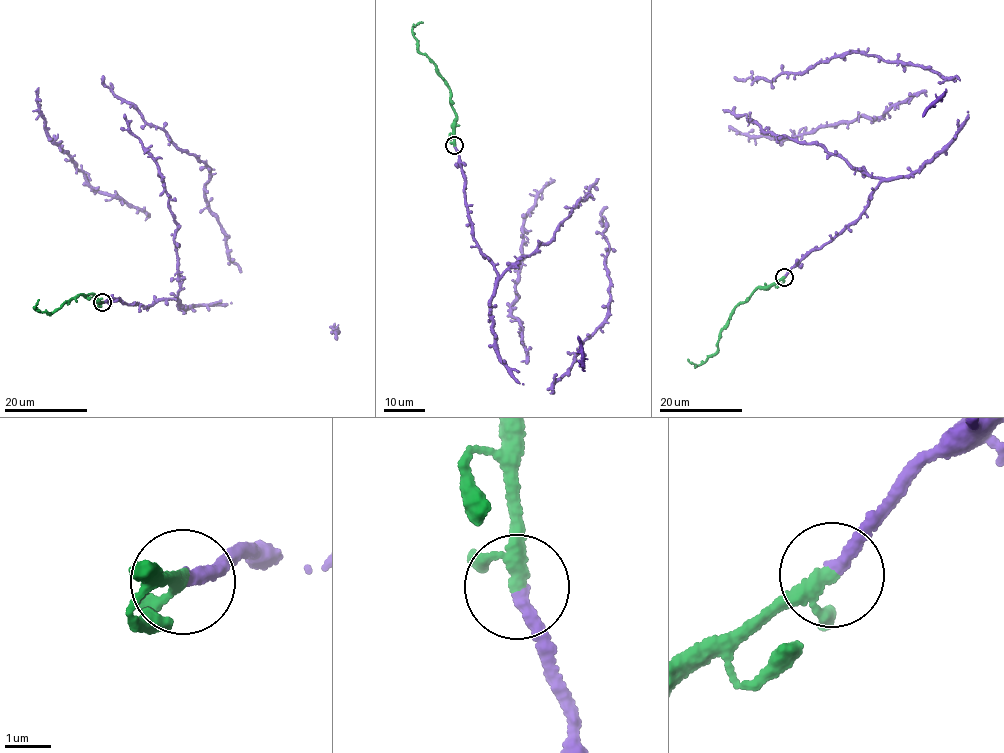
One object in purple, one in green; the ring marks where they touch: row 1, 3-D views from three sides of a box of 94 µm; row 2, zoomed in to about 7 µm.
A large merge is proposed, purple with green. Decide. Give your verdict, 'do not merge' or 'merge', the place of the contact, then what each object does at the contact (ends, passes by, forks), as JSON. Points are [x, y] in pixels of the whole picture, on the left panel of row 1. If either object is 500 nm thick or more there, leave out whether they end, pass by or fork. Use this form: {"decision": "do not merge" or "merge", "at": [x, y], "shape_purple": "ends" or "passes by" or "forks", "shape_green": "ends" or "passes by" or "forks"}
{"decision": "merge", "at": [102, 302], "shape_purple": "ends", "shape_green": "passes by"}

